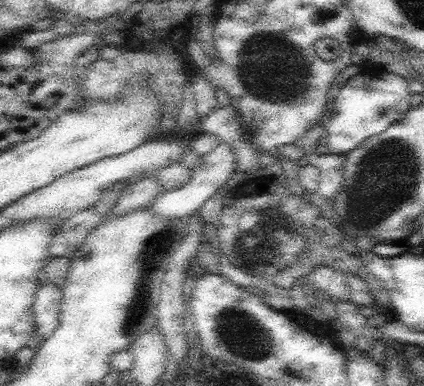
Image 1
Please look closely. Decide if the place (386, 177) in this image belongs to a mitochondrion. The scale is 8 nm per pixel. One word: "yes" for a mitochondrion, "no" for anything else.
yes

